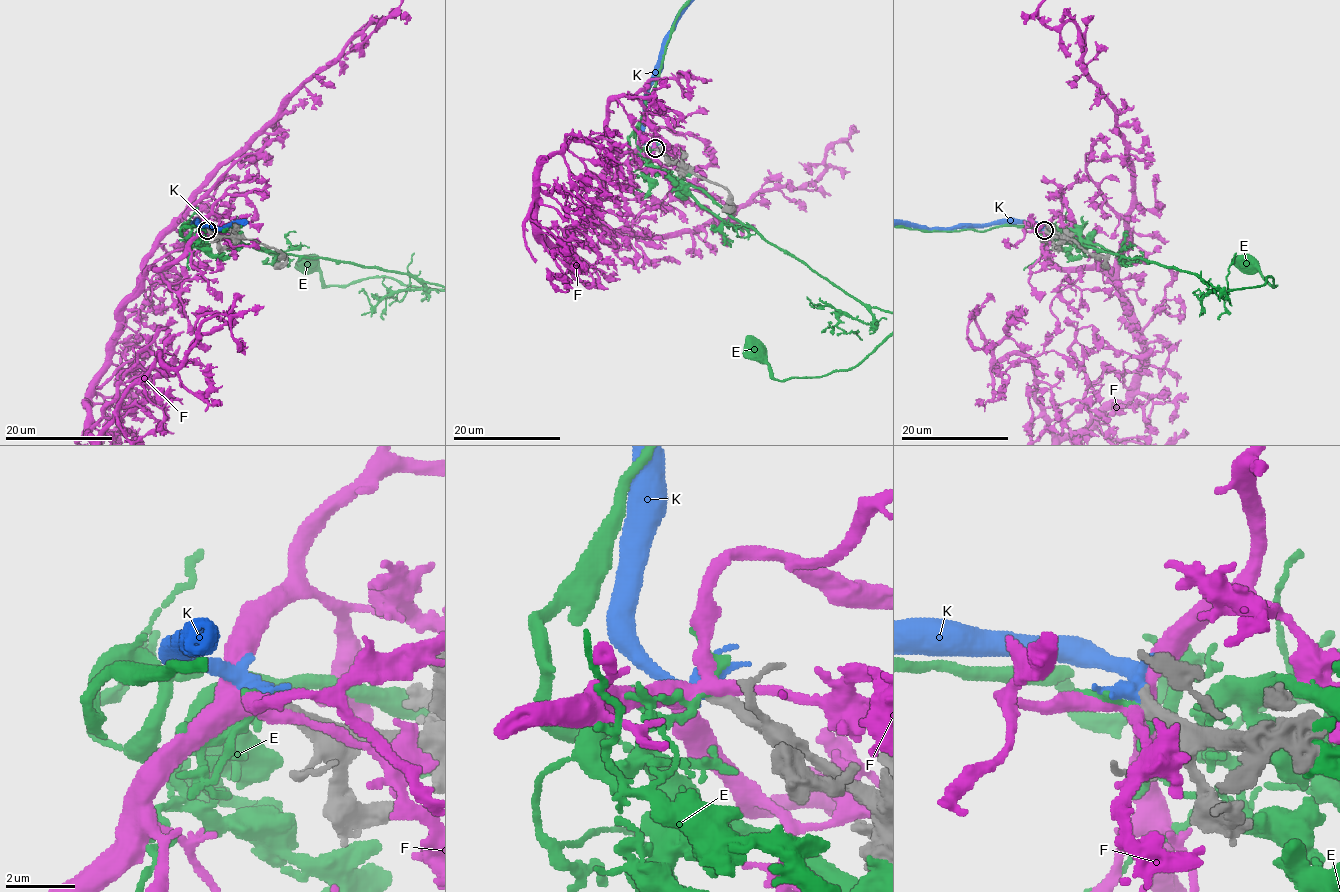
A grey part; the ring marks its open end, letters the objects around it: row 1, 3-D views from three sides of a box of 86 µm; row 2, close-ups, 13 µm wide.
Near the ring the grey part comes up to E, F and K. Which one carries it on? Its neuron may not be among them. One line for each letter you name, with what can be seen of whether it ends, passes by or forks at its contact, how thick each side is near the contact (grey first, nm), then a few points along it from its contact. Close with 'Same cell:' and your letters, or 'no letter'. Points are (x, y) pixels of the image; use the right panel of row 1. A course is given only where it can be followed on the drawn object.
K: it forks | 480/340 nm
Same cell: K

